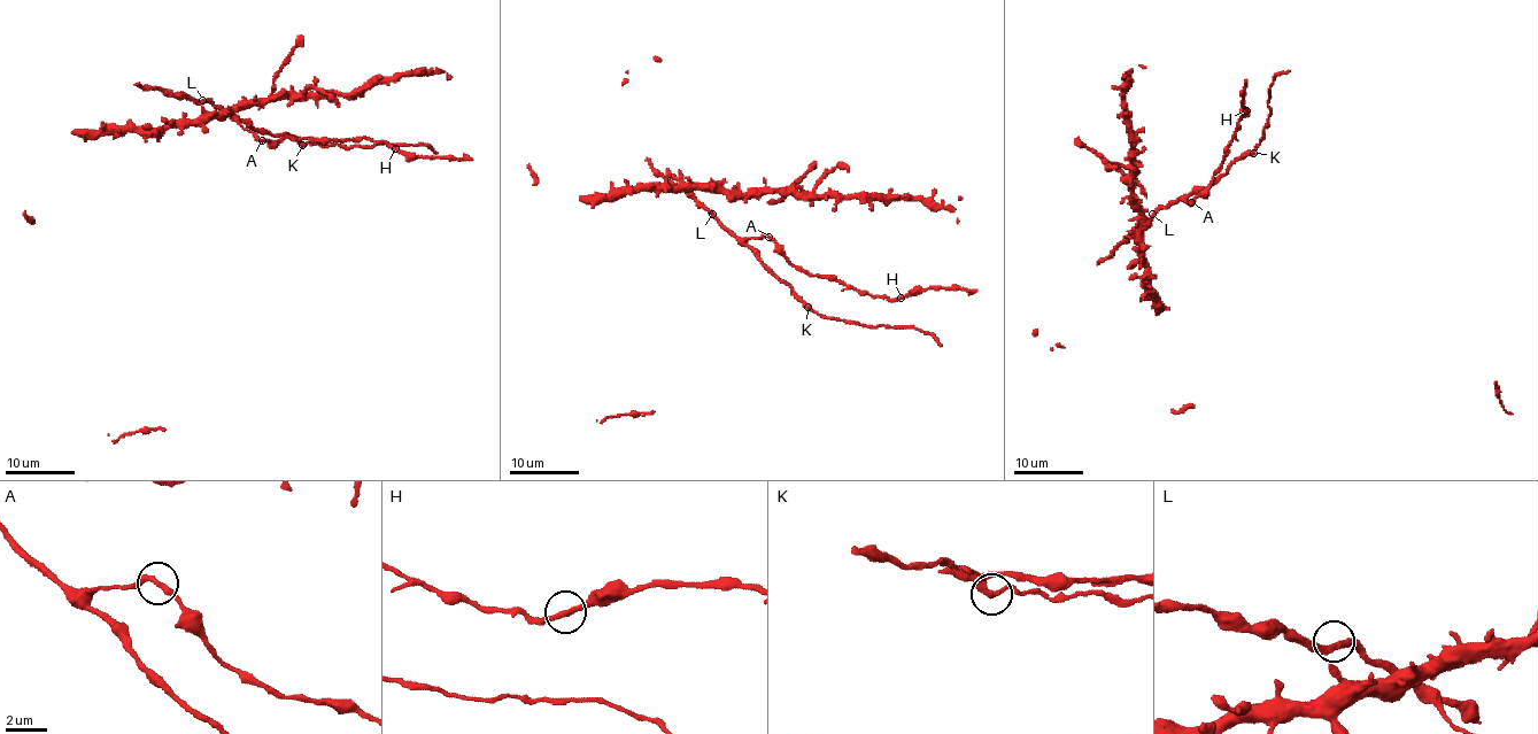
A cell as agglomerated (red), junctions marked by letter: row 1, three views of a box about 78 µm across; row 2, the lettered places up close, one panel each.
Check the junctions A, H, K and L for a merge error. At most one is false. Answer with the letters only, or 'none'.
none

